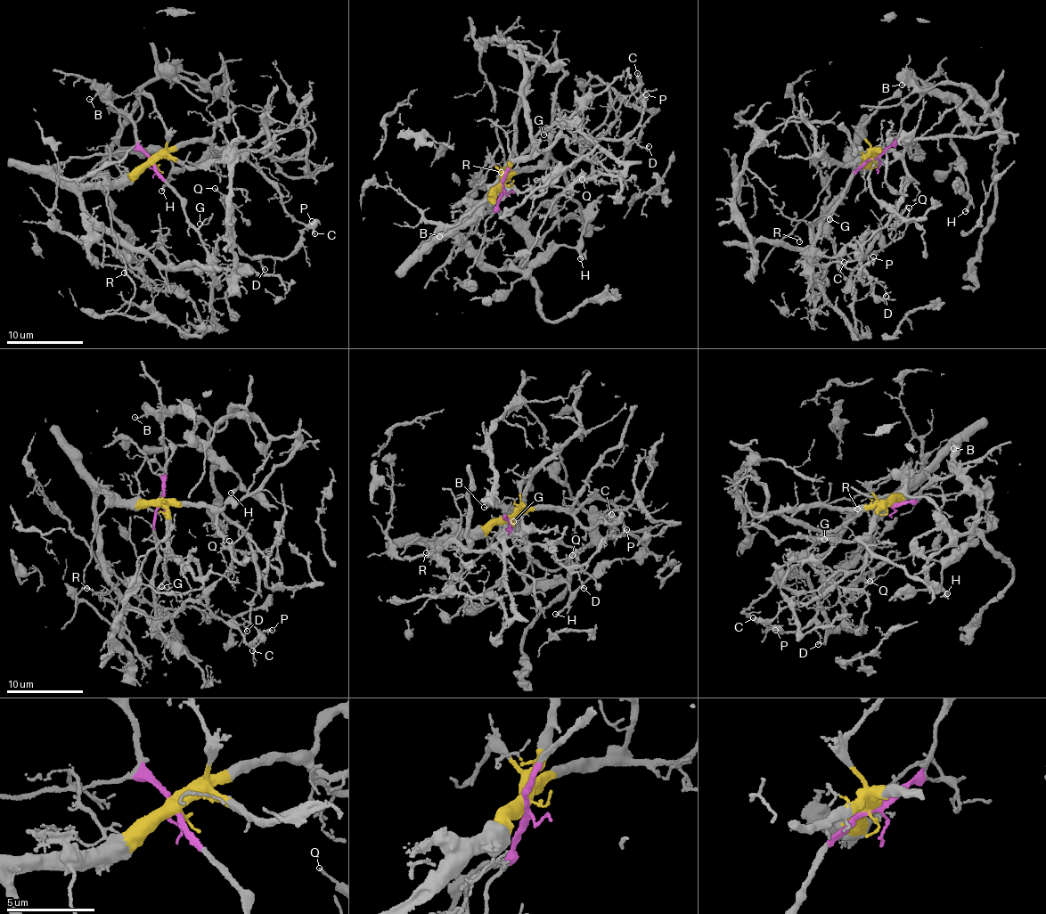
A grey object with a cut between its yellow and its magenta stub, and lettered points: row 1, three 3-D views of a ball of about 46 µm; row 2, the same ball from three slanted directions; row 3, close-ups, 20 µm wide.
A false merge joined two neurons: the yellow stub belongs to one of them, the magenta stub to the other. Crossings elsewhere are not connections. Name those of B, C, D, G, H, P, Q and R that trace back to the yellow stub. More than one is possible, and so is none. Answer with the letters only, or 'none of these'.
C, R

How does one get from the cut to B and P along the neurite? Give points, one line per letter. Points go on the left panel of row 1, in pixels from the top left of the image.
B: (151, 161), (143, 151), (132, 120), (101, 92), (89, 98)
P: (151, 161), (215, 257), (221, 239), (229, 238), (246, 255), (282, 259), (313, 221)

